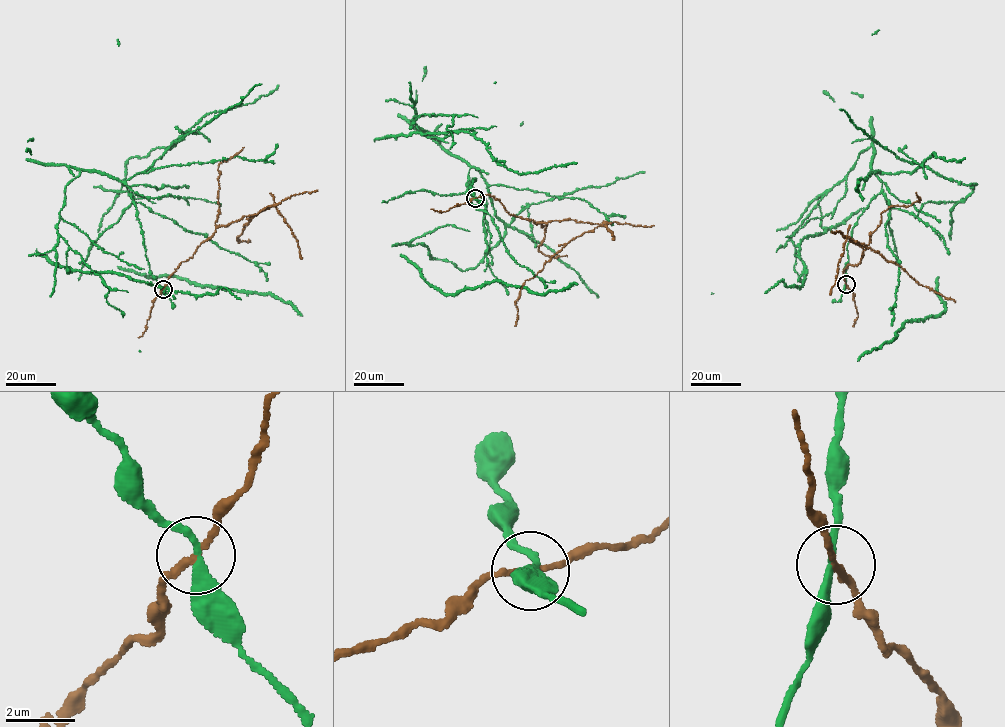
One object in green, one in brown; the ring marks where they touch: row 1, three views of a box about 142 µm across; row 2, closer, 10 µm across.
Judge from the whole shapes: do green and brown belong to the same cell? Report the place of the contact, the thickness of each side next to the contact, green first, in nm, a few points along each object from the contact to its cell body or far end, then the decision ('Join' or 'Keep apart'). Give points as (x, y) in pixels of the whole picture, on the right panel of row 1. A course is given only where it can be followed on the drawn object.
Place: (846, 284). Thickness 240 nm (green) against 160 nm. Course of green: (845, 283), (852, 229), (880, 192), (871, 146), (819, 201), (828, 229), (799, 244), (802, 285), (764, 293). Course of brown: (846, 283), (842, 271), (860, 262), (866, 247), (849, 237), (955, 301). Keep apart

